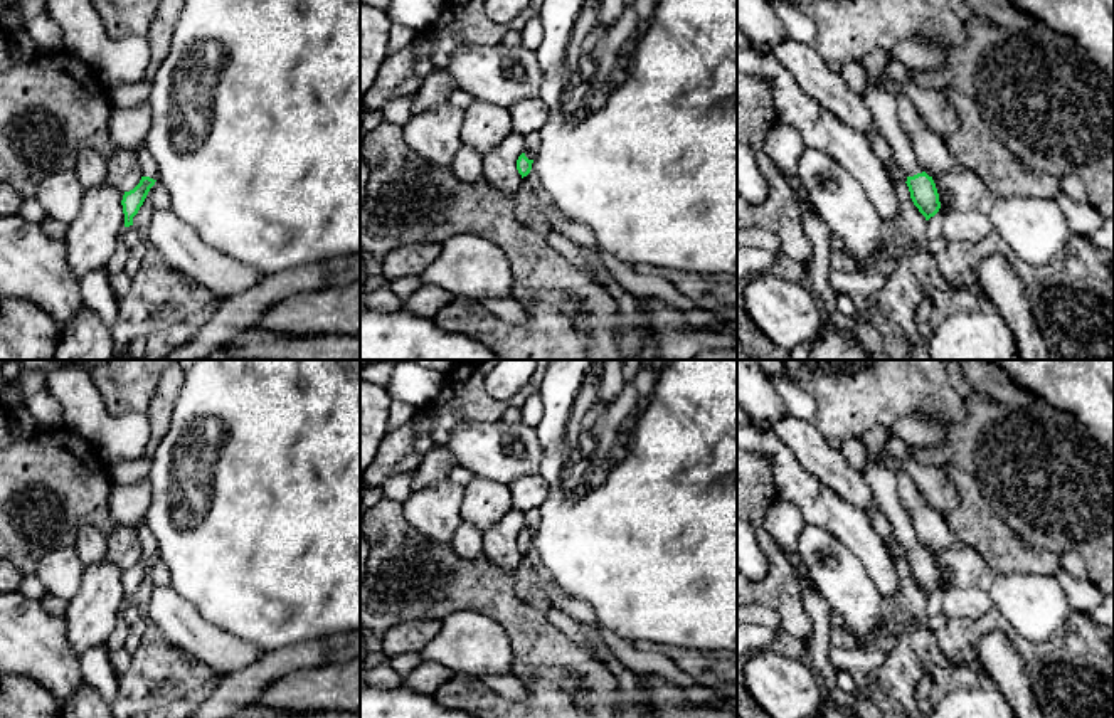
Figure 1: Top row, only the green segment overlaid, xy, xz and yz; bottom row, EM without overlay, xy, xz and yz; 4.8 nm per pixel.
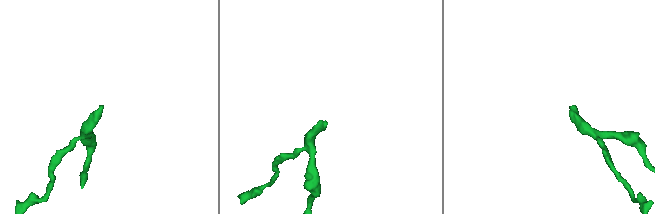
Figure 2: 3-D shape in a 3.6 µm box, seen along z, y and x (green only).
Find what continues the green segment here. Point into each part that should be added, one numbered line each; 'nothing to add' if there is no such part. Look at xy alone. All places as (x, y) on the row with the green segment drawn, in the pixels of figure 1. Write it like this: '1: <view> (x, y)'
1: xy (148, 165)

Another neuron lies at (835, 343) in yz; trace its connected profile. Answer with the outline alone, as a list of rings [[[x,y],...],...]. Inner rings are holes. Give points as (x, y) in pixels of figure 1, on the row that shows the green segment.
[[[830,326],[811,350],[809,360],[867,360],[868,355],[853,330]]]

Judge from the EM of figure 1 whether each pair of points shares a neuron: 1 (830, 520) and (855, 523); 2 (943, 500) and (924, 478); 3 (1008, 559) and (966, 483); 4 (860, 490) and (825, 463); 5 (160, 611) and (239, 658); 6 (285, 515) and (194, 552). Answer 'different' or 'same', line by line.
1: same
2: same
3: same
4: same
5: same
6: same

